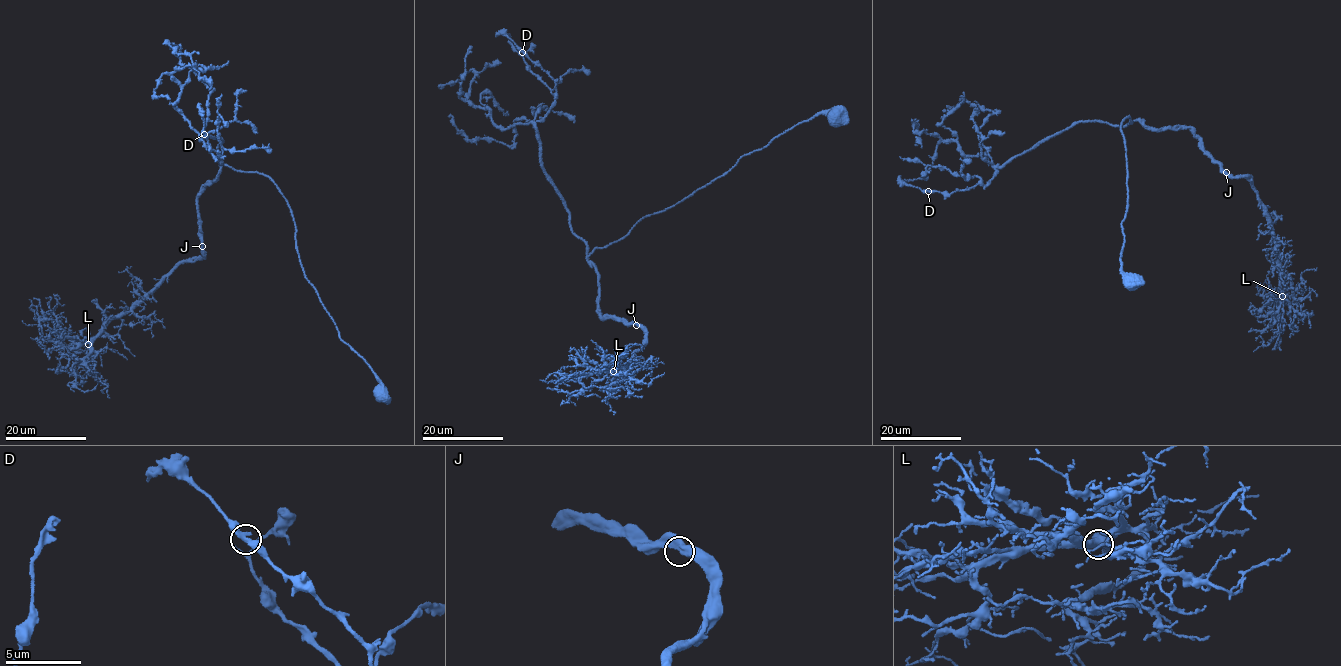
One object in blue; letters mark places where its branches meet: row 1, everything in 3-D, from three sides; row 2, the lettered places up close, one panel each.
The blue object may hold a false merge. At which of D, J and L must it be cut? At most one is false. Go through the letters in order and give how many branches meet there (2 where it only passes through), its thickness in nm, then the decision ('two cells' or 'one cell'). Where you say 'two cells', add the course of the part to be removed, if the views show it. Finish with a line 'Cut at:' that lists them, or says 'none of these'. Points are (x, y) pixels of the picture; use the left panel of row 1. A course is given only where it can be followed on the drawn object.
D: 2 | 420 nm | one cell
J: 2 | 480 nm | one cell
L: 3 | 480 nm | one cell
Cut at: none of these

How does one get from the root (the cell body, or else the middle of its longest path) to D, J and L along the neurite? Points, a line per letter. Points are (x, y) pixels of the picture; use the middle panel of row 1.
D: (837, 116), (799, 123), (589, 253), (547, 178), (535, 127), (555, 101), (555, 83), (522, 52)
J: (837, 116), (799, 123), (593, 251), (597, 312), (636, 325)
L: (837, 116), (799, 123), (590, 255), (599, 275), (597, 312), (645, 333), (633, 361), (613, 371)

